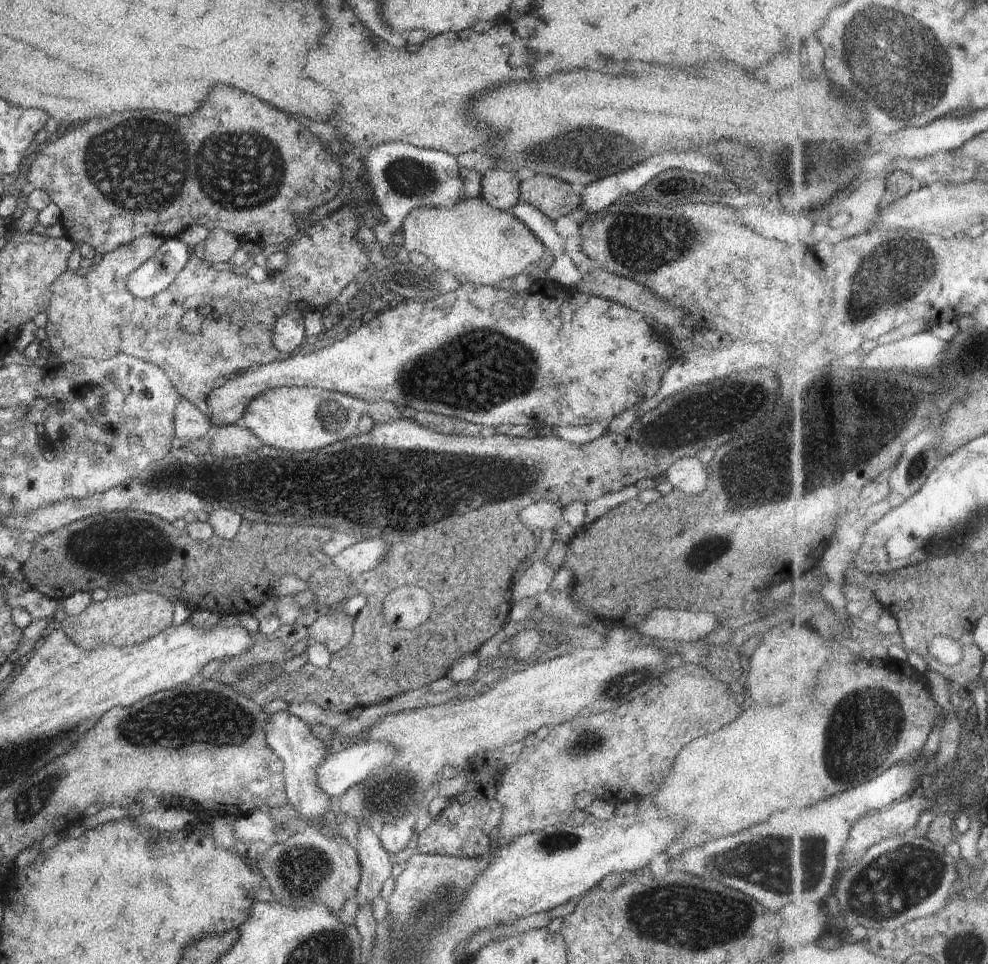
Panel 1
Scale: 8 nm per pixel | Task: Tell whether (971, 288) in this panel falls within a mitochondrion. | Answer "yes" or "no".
no

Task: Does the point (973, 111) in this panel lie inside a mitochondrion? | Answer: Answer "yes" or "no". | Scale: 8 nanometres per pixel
no

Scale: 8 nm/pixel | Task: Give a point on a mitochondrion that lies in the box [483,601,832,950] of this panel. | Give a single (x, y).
(676, 912)

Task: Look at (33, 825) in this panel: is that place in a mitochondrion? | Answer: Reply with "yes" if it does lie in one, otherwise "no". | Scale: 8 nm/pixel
no

